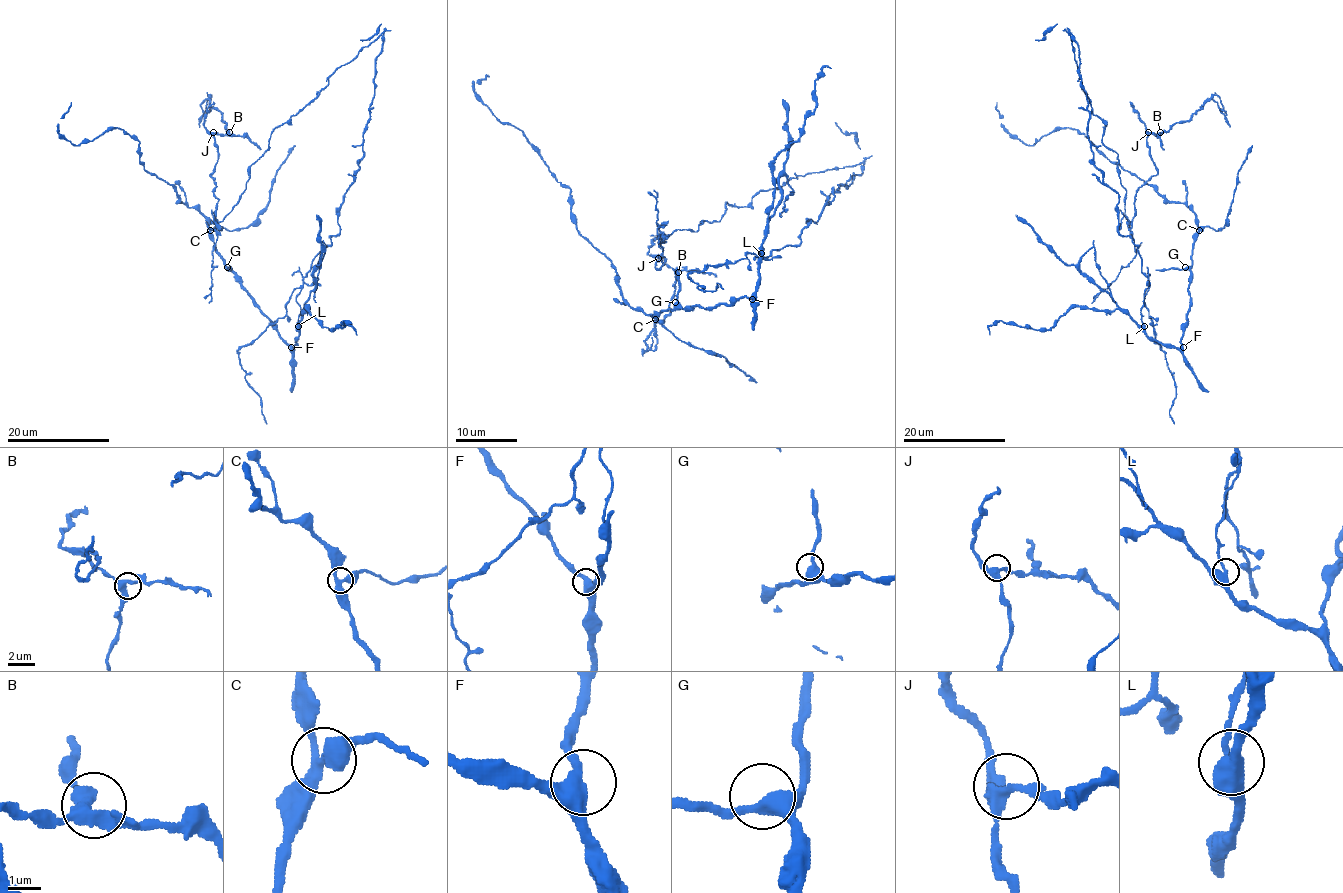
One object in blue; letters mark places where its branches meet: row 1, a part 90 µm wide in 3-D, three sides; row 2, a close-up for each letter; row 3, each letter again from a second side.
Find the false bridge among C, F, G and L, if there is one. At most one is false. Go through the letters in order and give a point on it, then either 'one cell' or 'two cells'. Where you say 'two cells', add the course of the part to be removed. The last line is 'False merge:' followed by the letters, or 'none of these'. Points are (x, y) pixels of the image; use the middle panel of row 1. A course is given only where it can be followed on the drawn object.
C: at (655, 319); one cell
F: at (752, 299); one cell
G: at (675, 302); one cell
L: at (761, 253); two cells; foreign part runs (761, 253), (798, 246), (862, 168), (790, 178), (665, 235), (674, 298), (642, 356)
False merge: L

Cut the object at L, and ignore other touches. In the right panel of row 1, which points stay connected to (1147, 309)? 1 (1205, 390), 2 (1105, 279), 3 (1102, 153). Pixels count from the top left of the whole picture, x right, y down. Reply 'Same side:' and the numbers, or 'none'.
Same side: none

